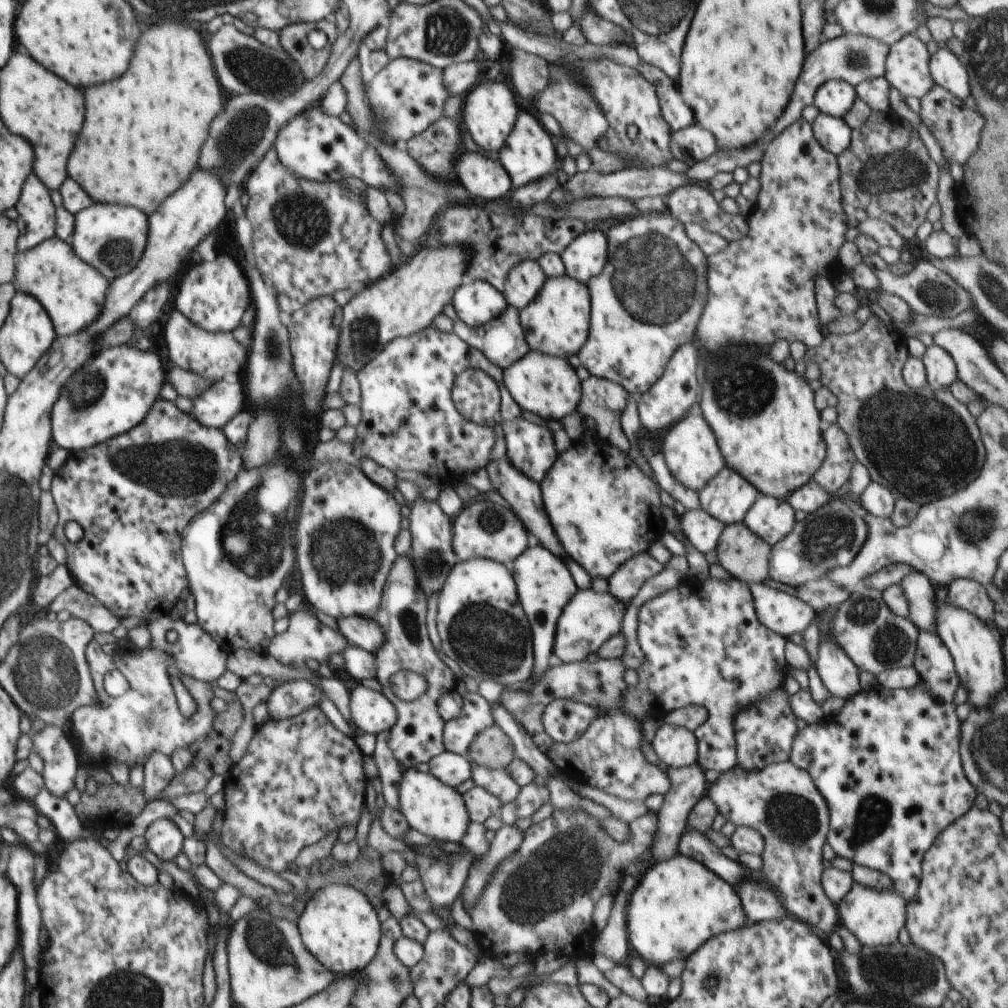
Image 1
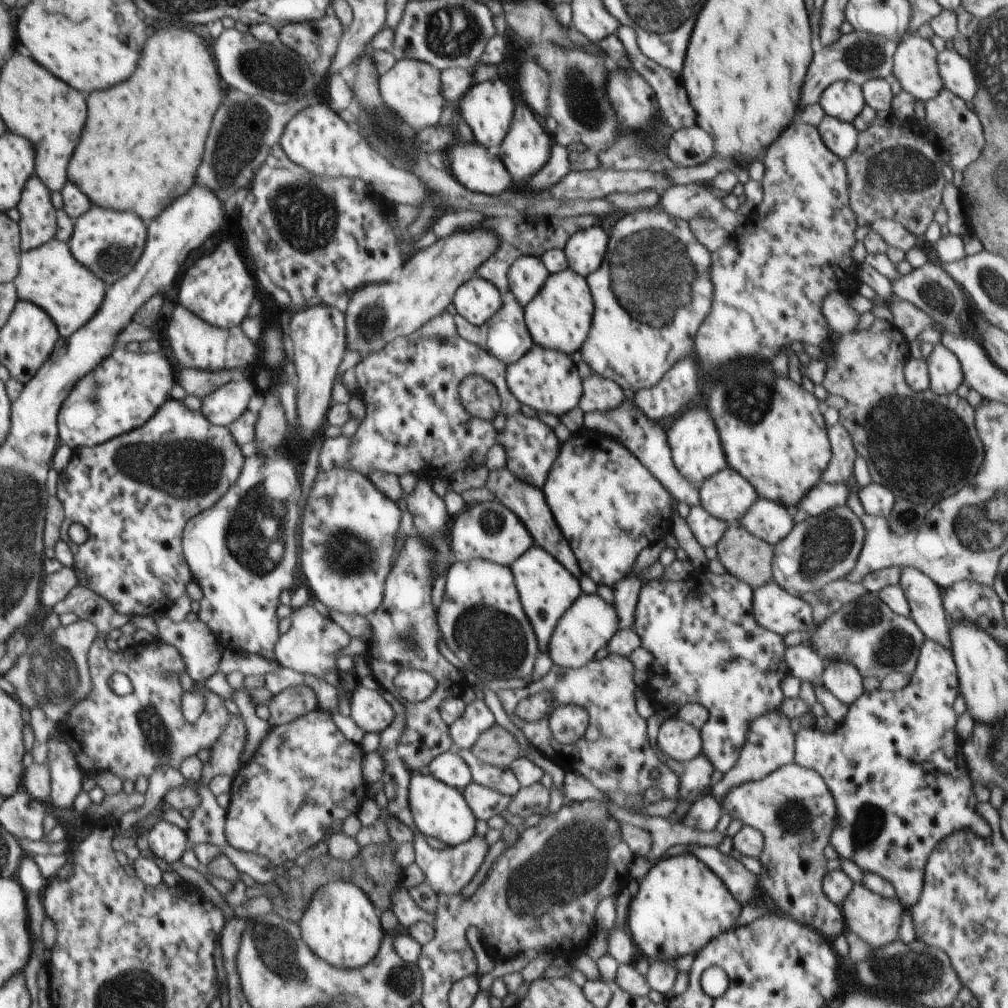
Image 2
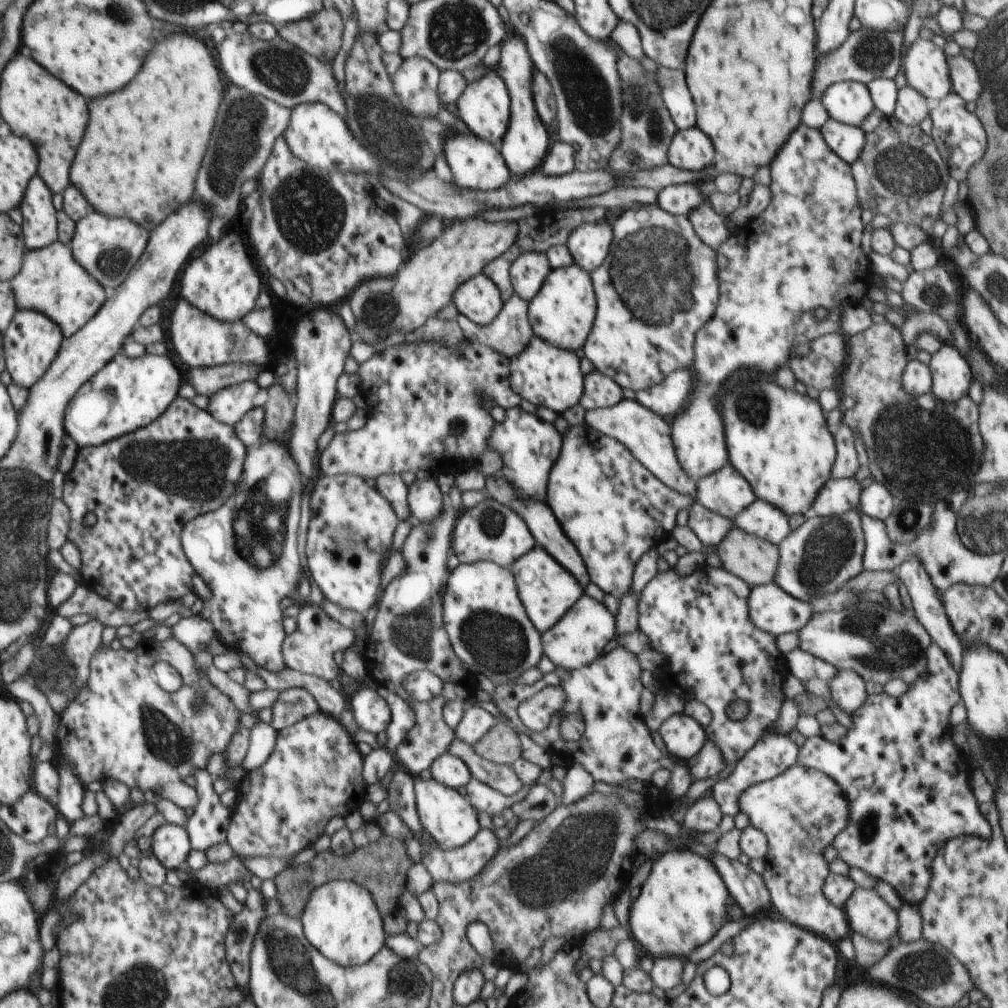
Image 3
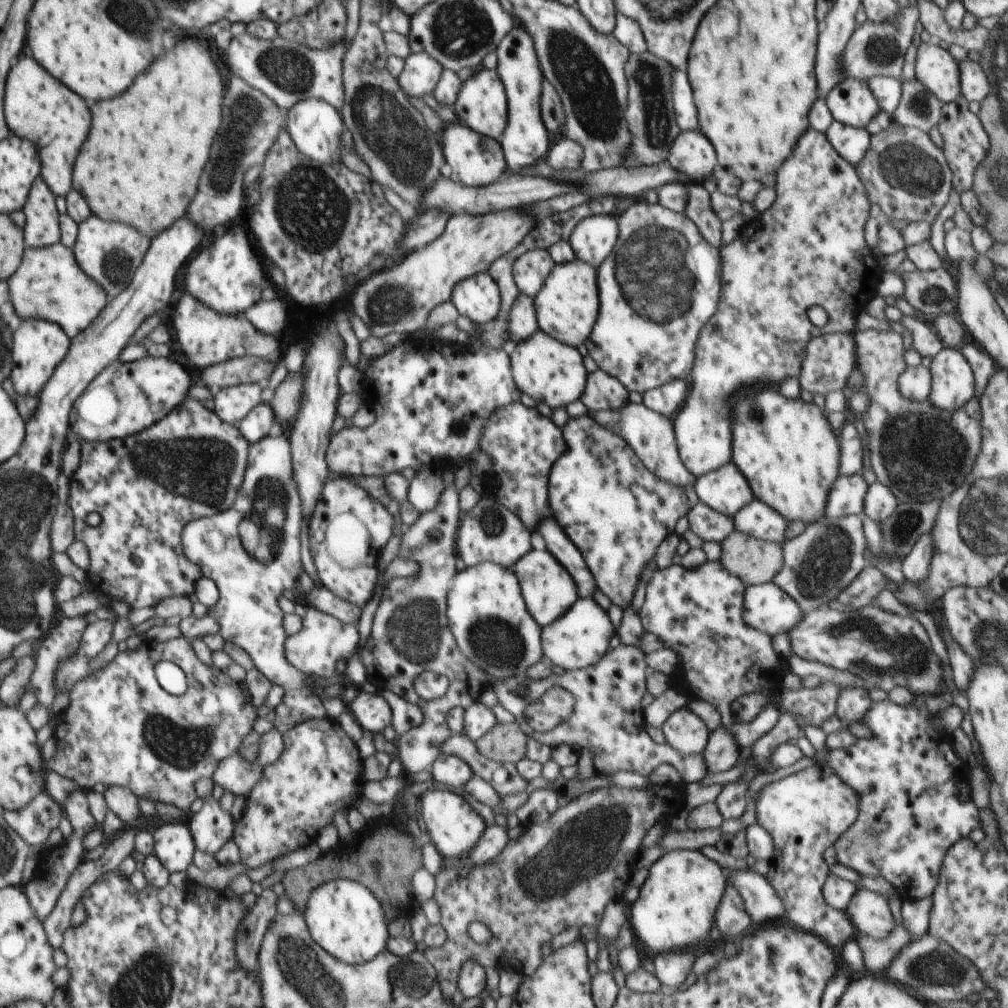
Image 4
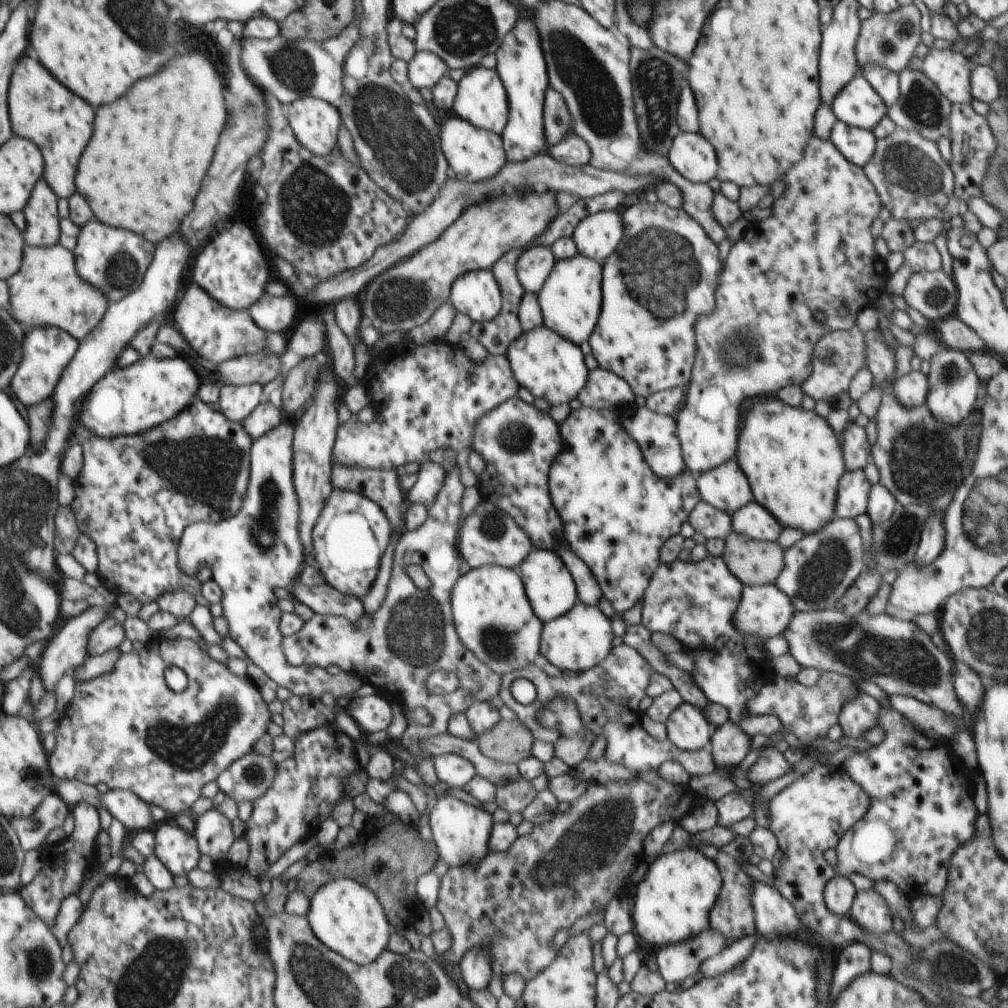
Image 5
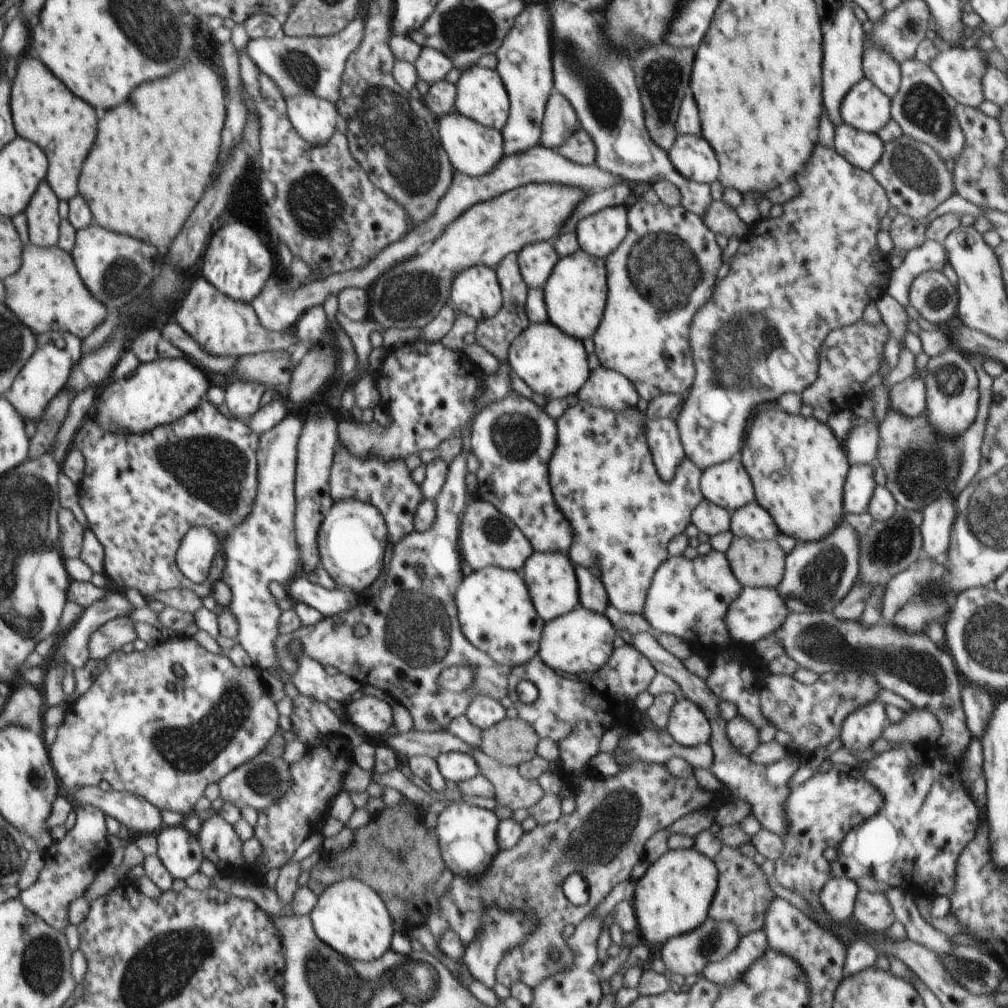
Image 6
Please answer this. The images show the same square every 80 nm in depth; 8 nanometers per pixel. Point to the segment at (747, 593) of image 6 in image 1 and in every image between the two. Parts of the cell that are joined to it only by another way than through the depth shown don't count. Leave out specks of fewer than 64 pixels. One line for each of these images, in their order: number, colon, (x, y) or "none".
1: (782, 613)
2: (776, 610)
3: (770, 608)
4: (767, 608)
5: (764, 611)

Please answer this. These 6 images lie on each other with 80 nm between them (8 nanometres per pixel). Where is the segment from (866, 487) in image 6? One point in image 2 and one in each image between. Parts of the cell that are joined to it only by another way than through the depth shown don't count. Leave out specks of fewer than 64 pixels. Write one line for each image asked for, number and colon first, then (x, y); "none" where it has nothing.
2: (824, 497)
3: (838, 496)
4: (846, 497)
5: (853, 490)

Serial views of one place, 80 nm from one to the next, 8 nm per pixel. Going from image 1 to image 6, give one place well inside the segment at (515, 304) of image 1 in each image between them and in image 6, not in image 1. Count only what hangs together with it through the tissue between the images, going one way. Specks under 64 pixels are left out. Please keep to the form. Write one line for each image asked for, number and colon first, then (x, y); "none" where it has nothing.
2: (527, 275)
3: (528, 273)
4: (530, 270)
5: (536, 261)
6: (536, 261)

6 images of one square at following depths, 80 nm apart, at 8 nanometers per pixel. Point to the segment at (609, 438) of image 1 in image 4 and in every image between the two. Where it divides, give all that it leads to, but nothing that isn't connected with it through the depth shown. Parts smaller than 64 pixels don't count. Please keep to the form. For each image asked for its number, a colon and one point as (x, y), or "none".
2: (600, 394)
3: (599, 391)
4: (603, 392)

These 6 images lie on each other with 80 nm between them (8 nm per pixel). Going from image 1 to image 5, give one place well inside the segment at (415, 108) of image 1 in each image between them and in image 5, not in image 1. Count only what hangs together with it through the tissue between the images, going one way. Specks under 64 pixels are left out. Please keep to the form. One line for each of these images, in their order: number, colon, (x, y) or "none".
2: (412, 90)
3: (416, 82)
4: (421, 73)
5: (425, 69)

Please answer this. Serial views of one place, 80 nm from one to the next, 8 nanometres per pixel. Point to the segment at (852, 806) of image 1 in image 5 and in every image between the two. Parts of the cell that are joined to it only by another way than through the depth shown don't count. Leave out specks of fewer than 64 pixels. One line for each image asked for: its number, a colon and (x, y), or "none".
2: (894, 766)
3: (907, 785)
4: (914, 798)
5: (922, 809)

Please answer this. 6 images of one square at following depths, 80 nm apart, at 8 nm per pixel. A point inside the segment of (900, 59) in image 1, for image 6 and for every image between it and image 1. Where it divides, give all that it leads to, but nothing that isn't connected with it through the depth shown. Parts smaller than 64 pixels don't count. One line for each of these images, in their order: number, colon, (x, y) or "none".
2: (915, 67)
3: (924, 63)
4: (935, 68)
5: (950, 71)
6: (960, 71)

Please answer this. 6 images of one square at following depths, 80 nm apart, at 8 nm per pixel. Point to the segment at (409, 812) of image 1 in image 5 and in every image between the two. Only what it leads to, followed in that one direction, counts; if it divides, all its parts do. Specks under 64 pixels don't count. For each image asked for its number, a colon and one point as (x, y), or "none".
2: (439, 811)
3: (448, 817)
4: (454, 826)
5: (460, 831)

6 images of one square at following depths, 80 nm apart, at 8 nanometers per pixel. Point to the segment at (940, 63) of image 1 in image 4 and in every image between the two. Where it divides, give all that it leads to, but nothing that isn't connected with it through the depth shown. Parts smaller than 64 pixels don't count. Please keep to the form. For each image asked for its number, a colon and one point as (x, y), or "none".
2: (957, 75)
3: (964, 77)
4: (974, 86)

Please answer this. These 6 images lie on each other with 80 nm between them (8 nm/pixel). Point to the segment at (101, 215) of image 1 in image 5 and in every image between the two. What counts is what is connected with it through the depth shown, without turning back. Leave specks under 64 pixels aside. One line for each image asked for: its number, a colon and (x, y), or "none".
2: (109, 243)
3: (107, 248)
4: (108, 252)
5: (114, 261)

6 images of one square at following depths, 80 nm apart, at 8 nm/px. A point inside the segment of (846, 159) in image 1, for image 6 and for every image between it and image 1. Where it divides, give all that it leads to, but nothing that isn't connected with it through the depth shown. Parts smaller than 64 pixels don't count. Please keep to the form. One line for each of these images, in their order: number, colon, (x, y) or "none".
2: (895, 173)
3: (900, 174)
4: (904, 172)
5: (914, 182)
6: (916, 181)

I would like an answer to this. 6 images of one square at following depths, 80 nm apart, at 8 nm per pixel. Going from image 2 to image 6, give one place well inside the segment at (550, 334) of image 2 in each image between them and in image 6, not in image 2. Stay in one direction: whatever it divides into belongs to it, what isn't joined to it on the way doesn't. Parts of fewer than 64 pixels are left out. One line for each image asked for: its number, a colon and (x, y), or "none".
3: (562, 314)
4: (567, 306)
5: (571, 298)
6: (575, 294)

